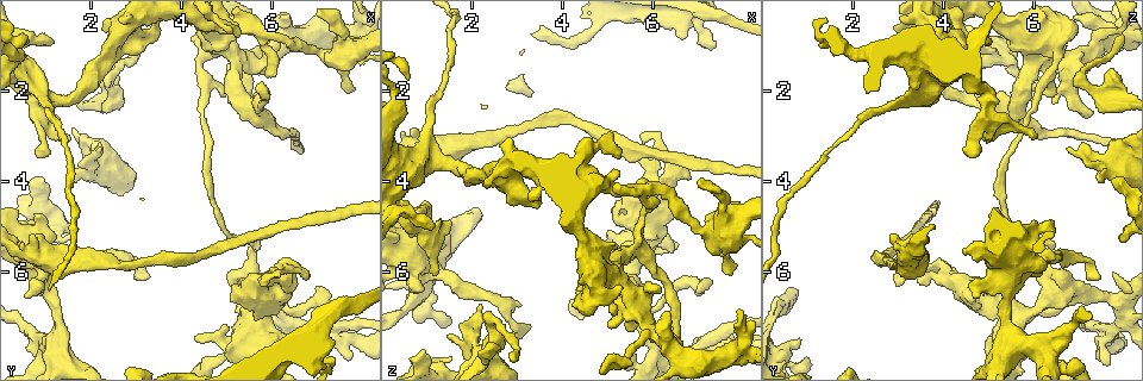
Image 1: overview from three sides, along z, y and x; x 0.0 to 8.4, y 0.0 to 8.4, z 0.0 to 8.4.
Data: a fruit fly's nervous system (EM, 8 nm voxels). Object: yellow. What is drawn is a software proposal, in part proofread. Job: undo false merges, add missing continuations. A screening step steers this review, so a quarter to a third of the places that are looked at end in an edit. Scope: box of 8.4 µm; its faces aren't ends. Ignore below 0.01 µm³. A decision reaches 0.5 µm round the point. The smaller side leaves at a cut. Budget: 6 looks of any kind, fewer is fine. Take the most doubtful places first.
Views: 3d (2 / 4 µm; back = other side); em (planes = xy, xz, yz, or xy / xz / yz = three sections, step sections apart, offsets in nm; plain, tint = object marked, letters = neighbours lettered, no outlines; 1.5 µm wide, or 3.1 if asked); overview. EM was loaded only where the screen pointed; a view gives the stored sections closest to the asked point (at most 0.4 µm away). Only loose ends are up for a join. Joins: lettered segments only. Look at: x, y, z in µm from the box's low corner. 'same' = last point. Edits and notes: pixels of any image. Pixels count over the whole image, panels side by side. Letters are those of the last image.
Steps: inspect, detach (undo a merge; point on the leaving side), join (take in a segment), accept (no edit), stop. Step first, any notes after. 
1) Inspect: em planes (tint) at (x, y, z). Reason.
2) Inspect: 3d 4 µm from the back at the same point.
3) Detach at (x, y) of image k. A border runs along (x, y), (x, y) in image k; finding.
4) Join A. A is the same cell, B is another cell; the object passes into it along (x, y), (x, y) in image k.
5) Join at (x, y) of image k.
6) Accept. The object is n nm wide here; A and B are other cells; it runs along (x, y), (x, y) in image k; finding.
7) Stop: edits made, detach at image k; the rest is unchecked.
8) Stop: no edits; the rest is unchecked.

Inspect: 3d 4 µm at (7.00, 7.35, 7.65). Arms run side by side.

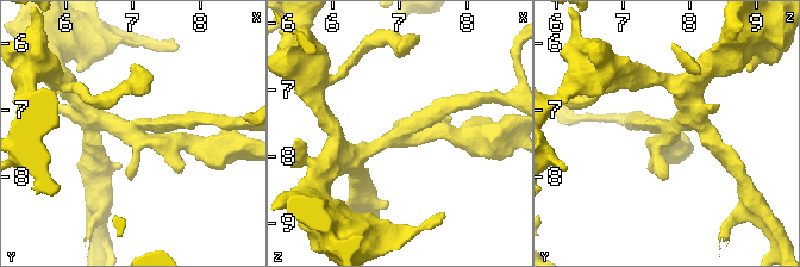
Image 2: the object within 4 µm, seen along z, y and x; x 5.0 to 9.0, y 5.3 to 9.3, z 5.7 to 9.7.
Inspect: em planes (letters) at (7.00, 7.40, 7.70). Now the EM.

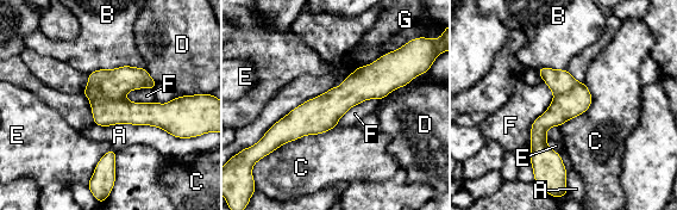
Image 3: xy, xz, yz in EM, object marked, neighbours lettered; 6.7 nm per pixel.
Accept. A, B, C, D, E, F and G are other cells; a border runs along (337, 124), (284, 142), (267, 155) in image 3; one neuron here.

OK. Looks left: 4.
Inspect: 3d 4 µm at (1.45, 3.95, 7.35). Branch stops here.

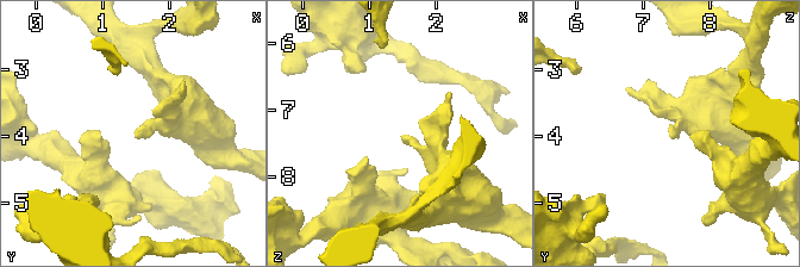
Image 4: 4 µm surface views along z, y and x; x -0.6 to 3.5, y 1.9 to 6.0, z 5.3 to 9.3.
Inspect: em planes (letters) at (1.45, 3.95, 7.45). Now the EM.

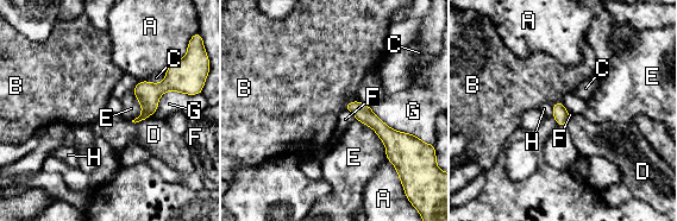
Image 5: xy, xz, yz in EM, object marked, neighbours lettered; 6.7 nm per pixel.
Accept. A, B, C, D, E, F, G and H are other cells; it runs along (349, 106), (389, 138), (389, 153) in image 5; no lettered segment goes on from it.

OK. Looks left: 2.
Inspect: em planes (tint) at (0.80, 7.55, 6.50). Three arms meet.

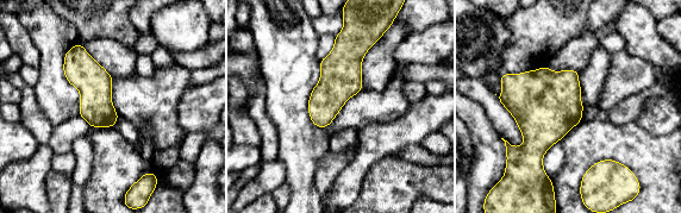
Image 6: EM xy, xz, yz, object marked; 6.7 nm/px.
Inspect: em planes (letters) at the same point. What lies round it.

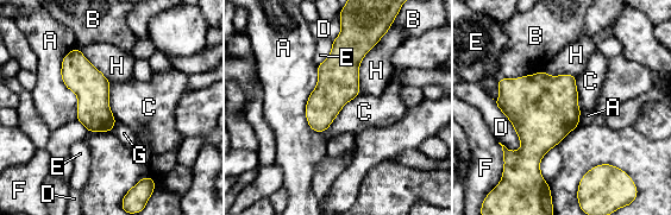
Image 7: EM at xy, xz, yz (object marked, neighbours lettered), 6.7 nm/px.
Accept. The object is 280 nm wide here; A, B, C, D, E, F, G and H are other cells; a border runs along (75, 46), (61, 80), (76, 119) in image 7; continuous, no second neuron.

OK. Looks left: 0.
Stop: no edits; the rest is unchecked.

